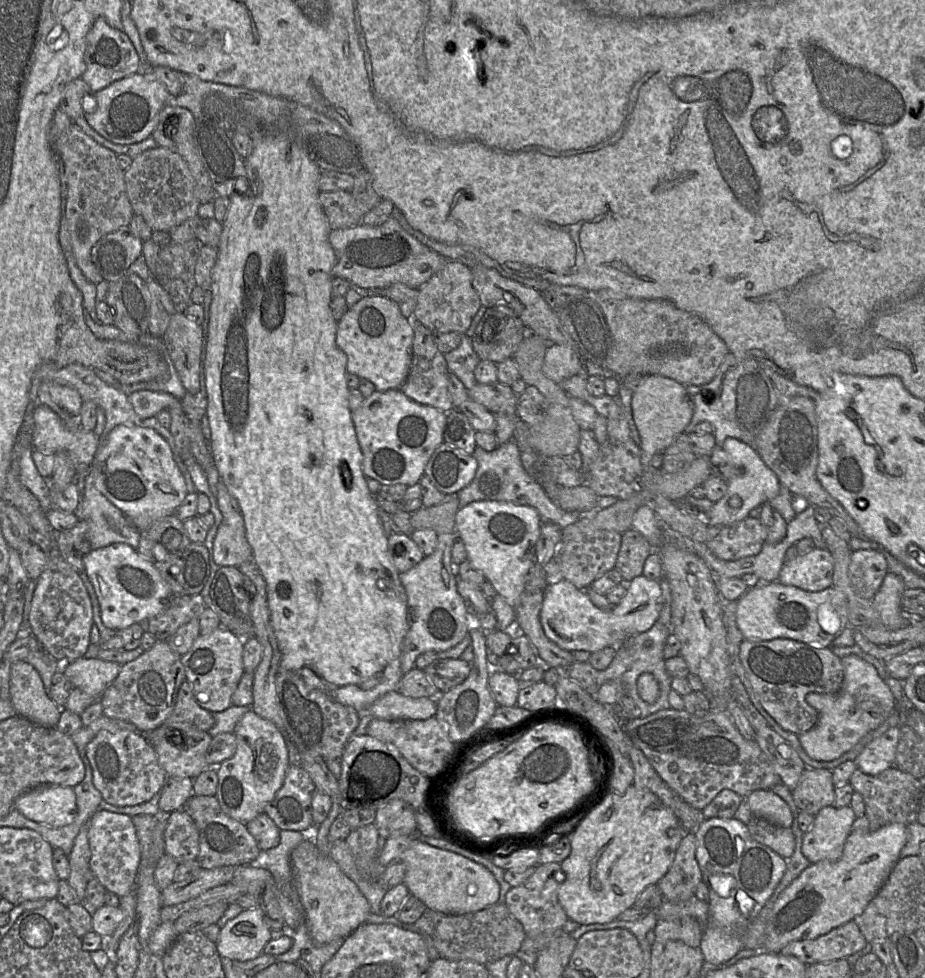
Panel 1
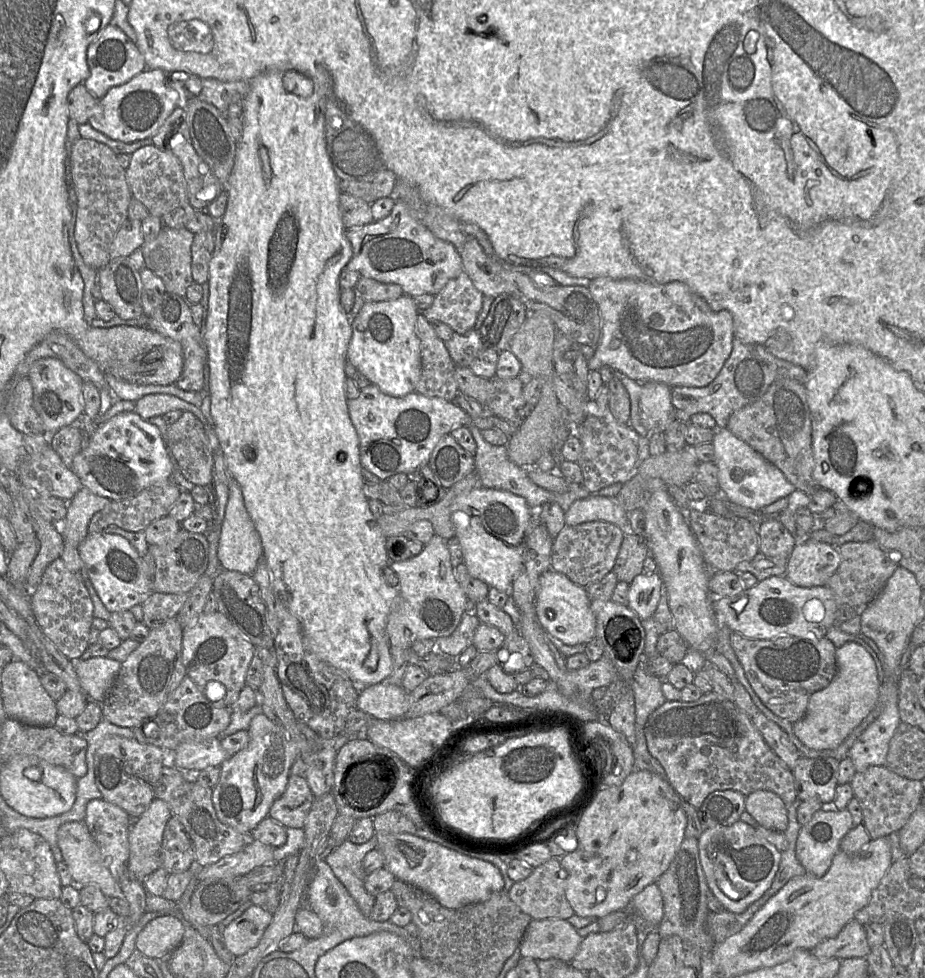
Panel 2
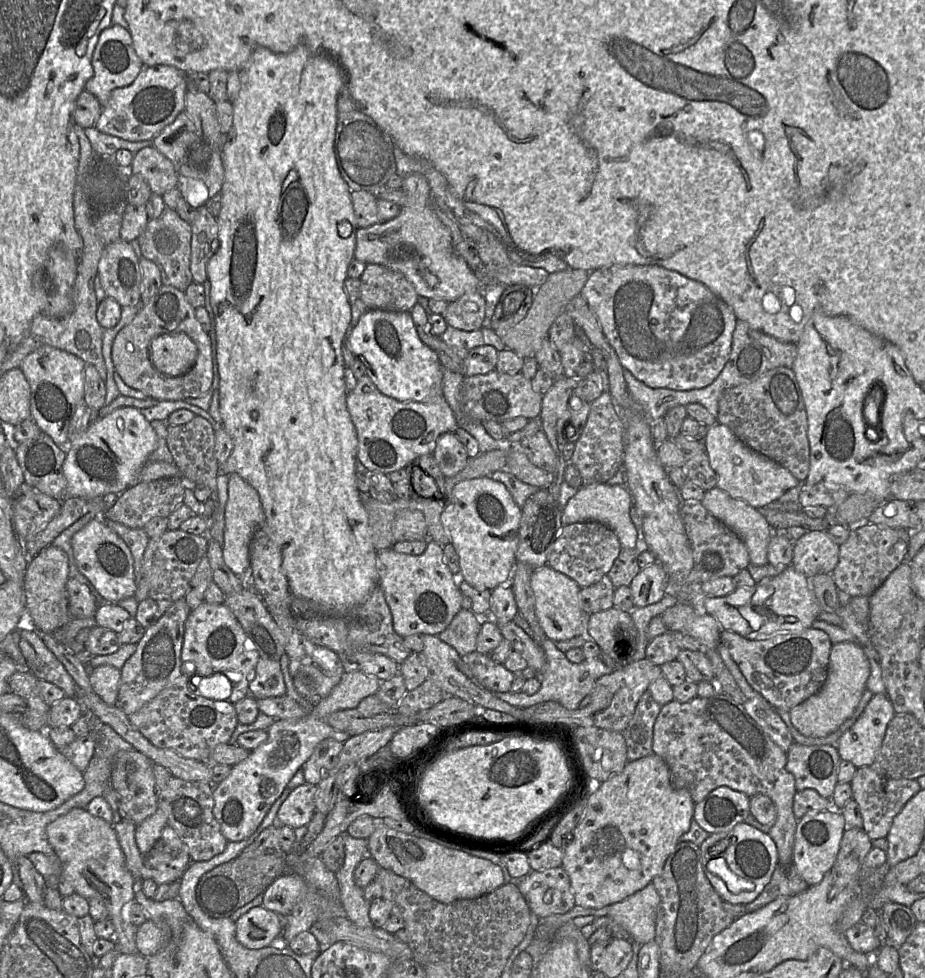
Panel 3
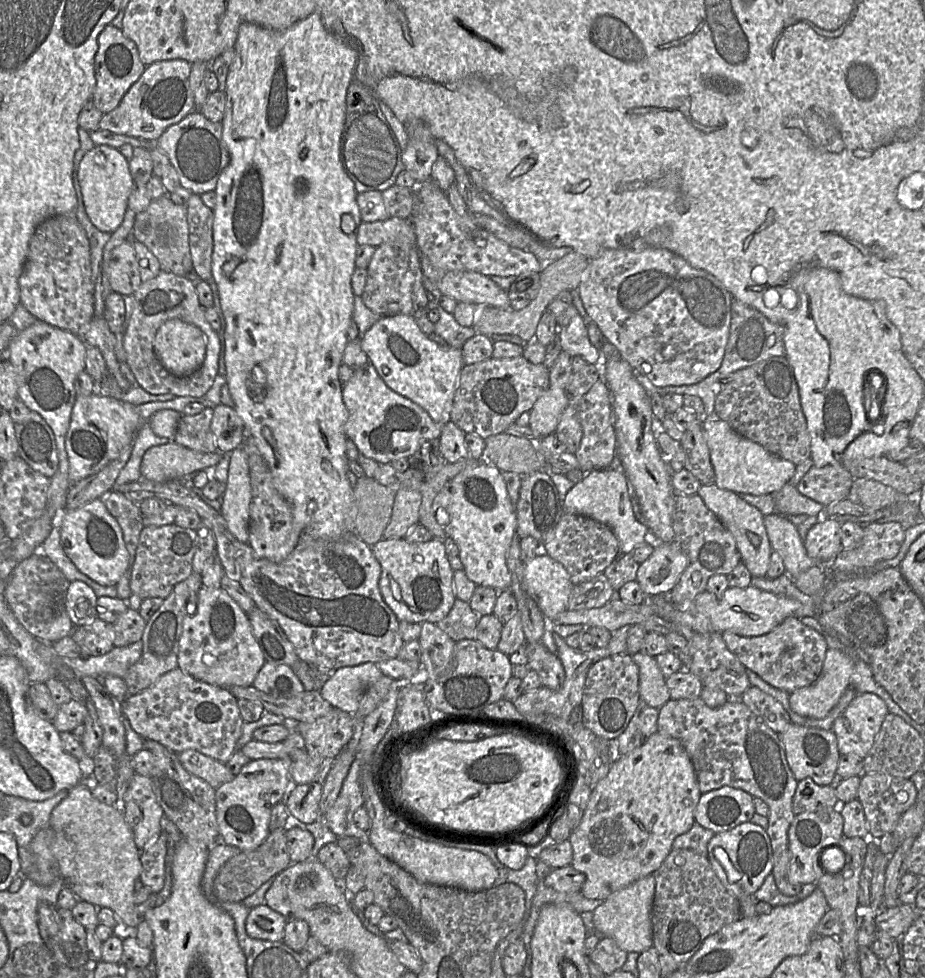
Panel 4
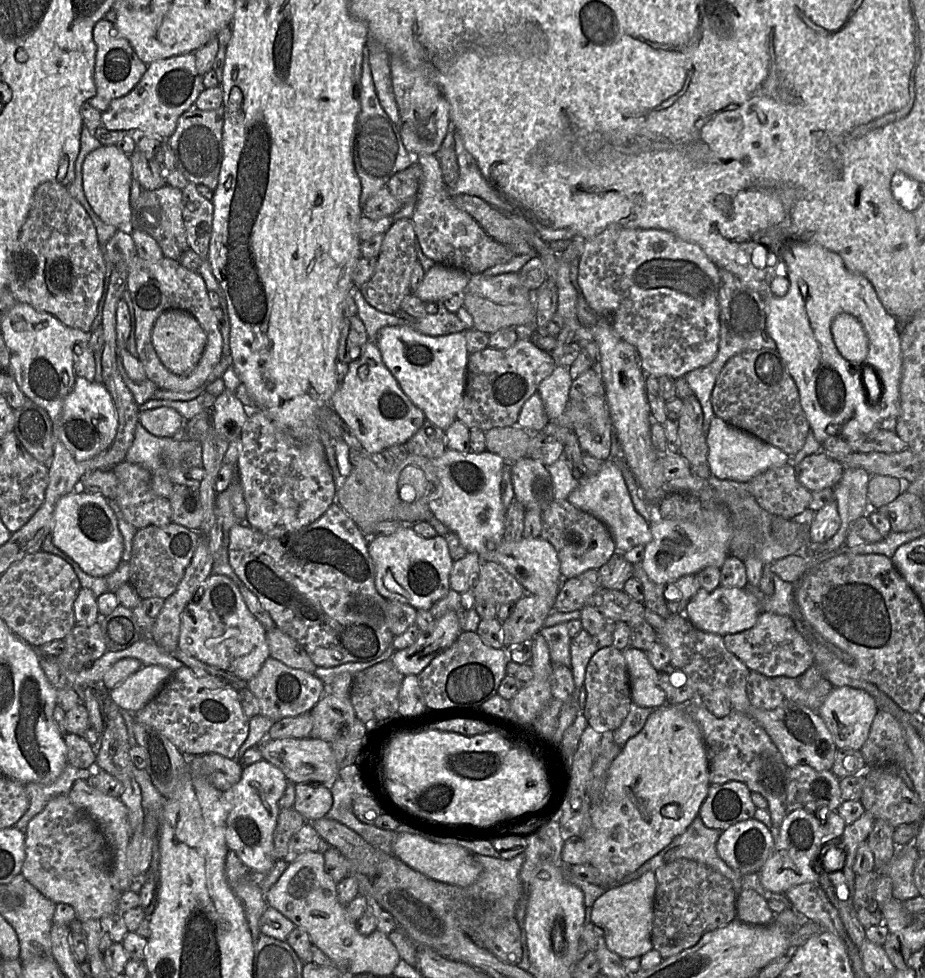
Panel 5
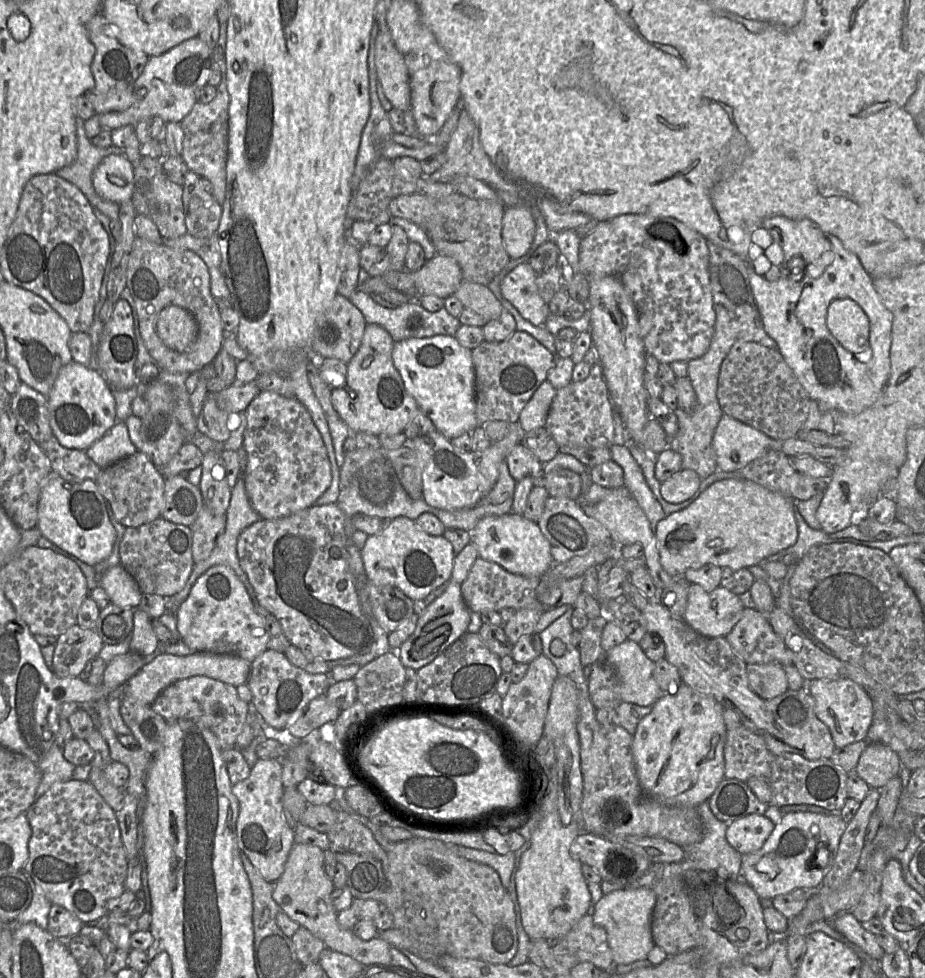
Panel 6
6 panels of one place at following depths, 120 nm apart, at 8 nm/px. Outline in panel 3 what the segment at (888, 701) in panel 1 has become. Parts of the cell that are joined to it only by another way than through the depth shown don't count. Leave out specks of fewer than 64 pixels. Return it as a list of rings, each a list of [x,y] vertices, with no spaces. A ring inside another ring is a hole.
[[[852,642],[832,645],[827,679],[816,694],[789,711],[793,726],[806,737],[825,737],[836,731],[854,713],[869,675],[869,661],[859,646]]]

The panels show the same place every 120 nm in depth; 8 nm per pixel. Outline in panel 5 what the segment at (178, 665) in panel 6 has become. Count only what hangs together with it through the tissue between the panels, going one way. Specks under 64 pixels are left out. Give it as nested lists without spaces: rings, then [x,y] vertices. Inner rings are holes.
[[[144,665],[124,682],[108,691],[121,709],[135,713],[143,708],[169,680],[172,672],[161,665]]]

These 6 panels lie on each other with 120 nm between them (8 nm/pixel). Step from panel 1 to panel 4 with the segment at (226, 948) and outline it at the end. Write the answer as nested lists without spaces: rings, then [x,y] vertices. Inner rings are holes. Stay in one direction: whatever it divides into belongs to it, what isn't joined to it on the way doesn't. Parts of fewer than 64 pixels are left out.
[[[266,904],[250,909],[245,922],[249,937],[267,941],[282,941],[287,920]]]

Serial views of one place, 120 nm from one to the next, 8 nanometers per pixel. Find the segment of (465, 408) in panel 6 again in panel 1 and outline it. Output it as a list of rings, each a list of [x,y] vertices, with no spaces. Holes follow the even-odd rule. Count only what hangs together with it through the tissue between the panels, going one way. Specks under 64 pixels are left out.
[[[373,292],[347,310],[338,322],[336,332],[336,344],[347,355],[347,372],[370,380],[378,391],[400,389],[411,366],[413,340],[413,324],[402,315],[397,303]]]

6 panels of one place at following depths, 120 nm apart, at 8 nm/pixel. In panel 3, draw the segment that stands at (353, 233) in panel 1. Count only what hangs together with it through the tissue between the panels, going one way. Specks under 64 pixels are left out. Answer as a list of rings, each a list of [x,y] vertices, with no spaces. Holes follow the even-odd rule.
[[[422,174],[406,176],[401,190],[405,202],[397,217],[357,230],[354,258],[403,274],[417,294],[428,299],[449,303],[466,293],[480,291],[480,278],[455,252],[449,229],[441,223],[433,209],[426,177]]]

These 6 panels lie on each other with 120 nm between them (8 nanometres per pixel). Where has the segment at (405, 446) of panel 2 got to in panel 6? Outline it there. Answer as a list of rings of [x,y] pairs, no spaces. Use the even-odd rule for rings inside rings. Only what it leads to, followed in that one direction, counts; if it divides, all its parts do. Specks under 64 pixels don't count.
[[[366,324],[360,348],[347,364],[345,383],[331,390],[332,405],[351,432],[365,432],[375,436],[403,433],[419,410],[394,366],[394,344],[391,335],[383,327]]]

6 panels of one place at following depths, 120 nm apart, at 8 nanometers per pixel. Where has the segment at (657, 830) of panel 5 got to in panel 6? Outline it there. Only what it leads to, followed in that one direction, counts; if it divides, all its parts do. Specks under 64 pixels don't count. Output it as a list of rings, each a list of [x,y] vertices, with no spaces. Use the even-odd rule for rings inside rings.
[[[681,683],[675,694],[663,693],[660,698],[654,703],[652,711],[646,715],[638,723],[637,729],[633,735],[632,754],[635,765],[636,774],[639,784],[643,792],[662,803],[670,806],[693,806],[698,807],[701,803],[708,800],[716,790],[718,784],[724,777],[724,746],[727,736],[727,728],[723,719],[724,707],[713,697],[697,692],[690,688],[685,683]]]

